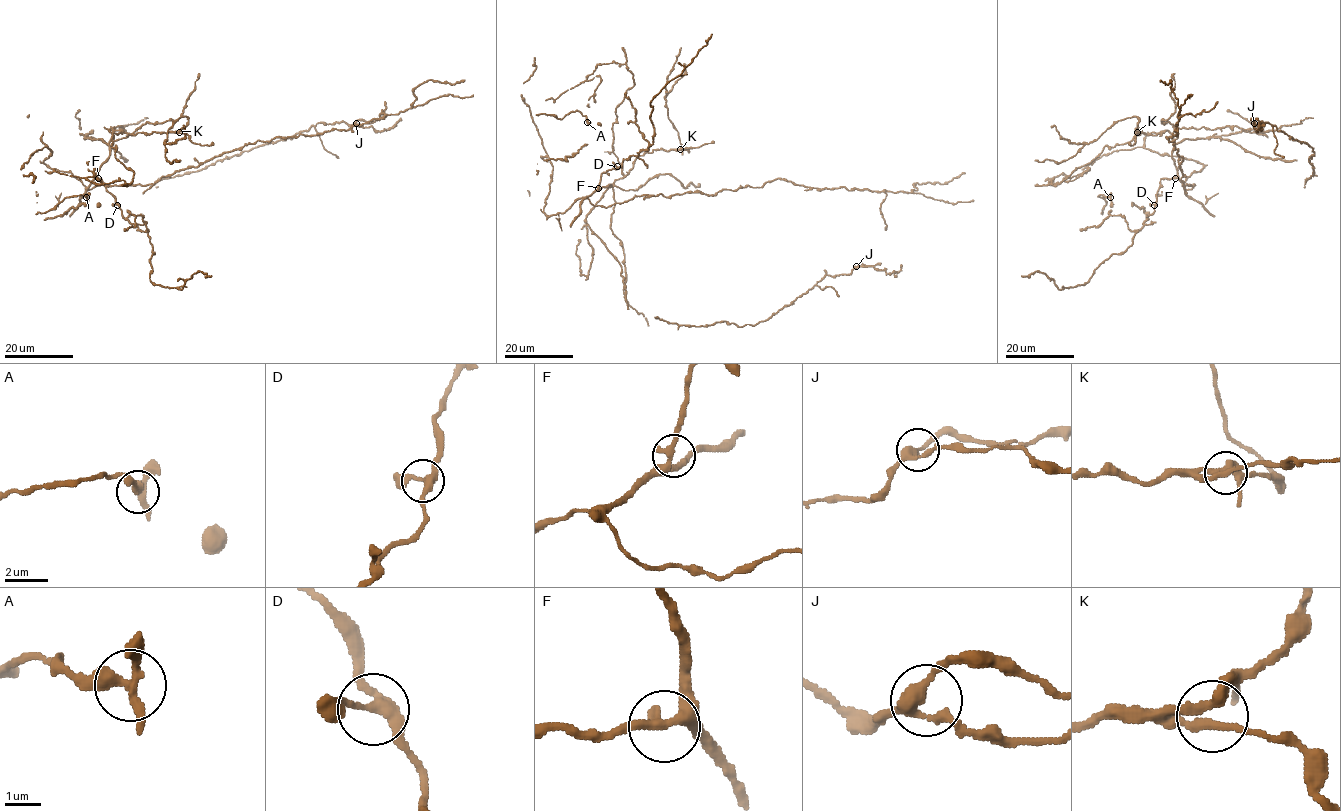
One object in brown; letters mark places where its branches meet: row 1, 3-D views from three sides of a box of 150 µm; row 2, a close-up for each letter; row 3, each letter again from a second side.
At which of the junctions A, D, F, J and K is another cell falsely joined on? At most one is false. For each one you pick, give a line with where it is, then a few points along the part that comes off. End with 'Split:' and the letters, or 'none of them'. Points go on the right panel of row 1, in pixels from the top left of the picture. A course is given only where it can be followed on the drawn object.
Split: none of them

